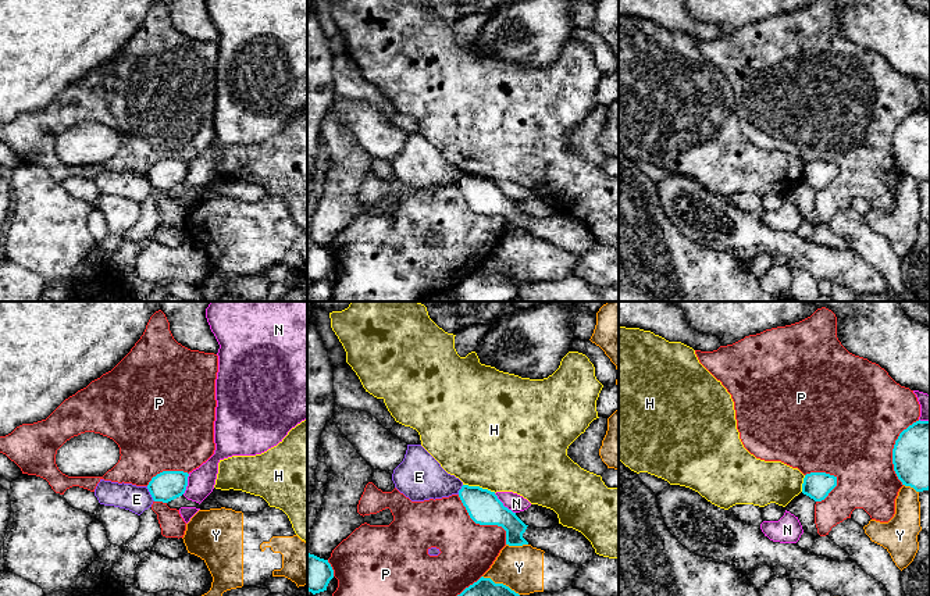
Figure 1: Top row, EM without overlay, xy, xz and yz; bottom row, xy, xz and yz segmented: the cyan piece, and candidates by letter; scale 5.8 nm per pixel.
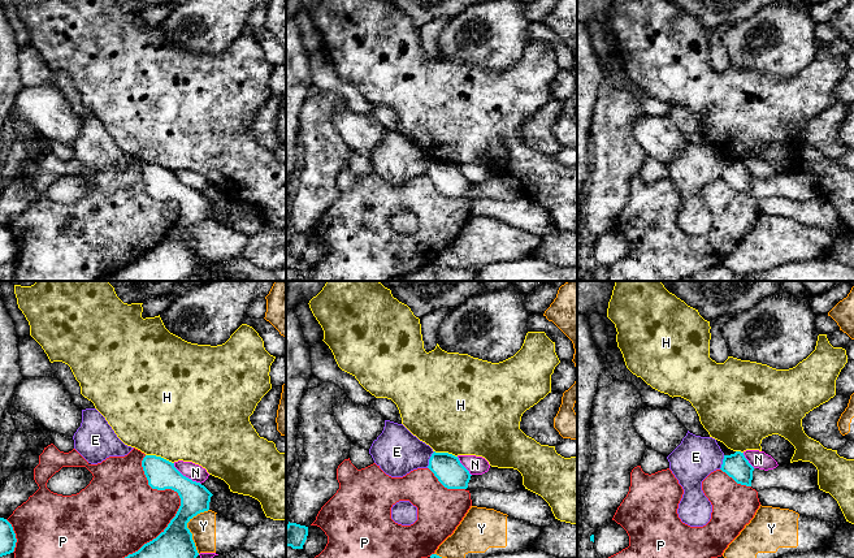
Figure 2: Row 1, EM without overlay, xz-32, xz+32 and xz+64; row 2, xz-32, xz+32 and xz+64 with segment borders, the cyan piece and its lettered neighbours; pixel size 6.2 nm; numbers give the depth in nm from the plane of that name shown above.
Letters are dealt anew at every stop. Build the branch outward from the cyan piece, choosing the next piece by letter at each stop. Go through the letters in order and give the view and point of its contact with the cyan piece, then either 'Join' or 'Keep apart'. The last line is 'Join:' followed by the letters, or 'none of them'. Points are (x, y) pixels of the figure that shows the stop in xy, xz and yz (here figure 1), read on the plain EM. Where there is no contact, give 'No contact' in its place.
E: Touches cyan at xy (150, 182). Keep apart
H: Touches cyan at xz (478, 175). Keep apart
N: Touches cyan at xz (502, 193). Keep apart
P: Touches cyan at xz (483, 213). Keep apart
Y: Touches cyan at xz (501, 272). Keep apart
Join: none of them

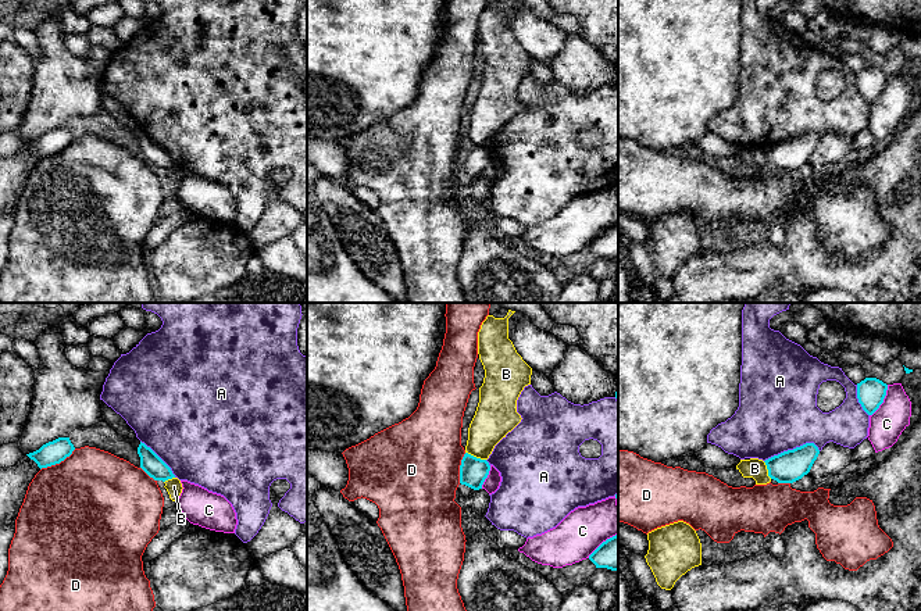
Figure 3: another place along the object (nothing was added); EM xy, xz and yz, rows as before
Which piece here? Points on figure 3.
A: Touches cyan at yz (793, 138). Keep apart
B: Touches cyan at xz (475, 146). Keep apart
C: Touches cyan at yz (882, 89). Keep apart
D: Touches cyan at xy (57, 152). Keep apart
Join: none of them

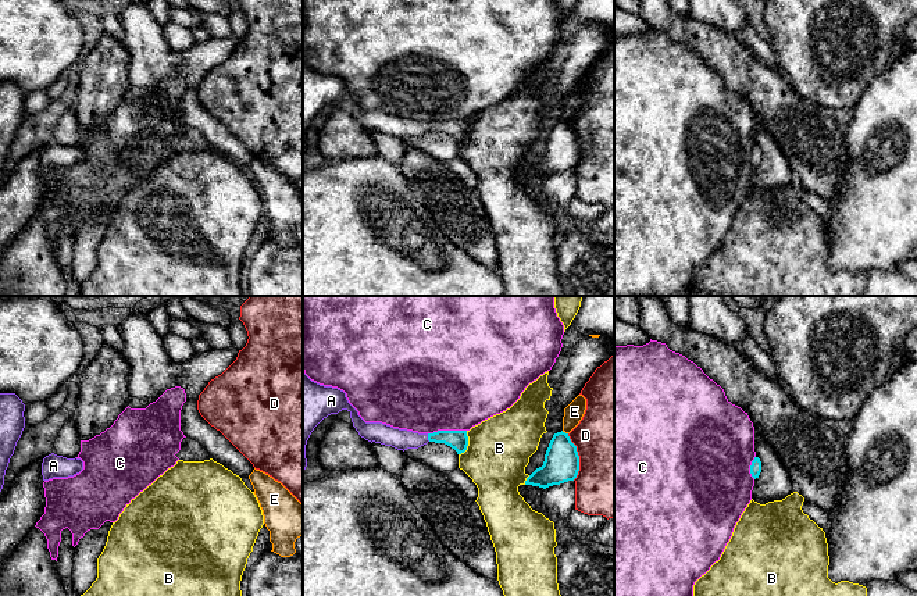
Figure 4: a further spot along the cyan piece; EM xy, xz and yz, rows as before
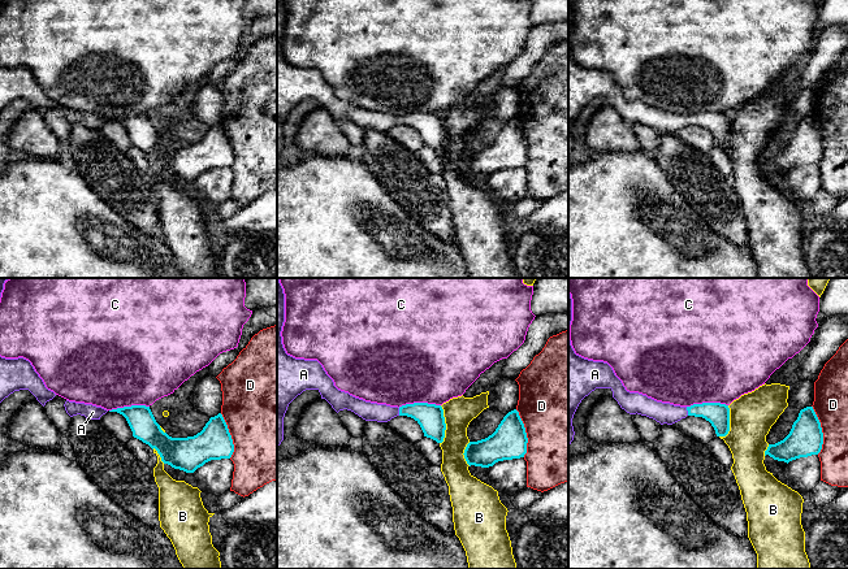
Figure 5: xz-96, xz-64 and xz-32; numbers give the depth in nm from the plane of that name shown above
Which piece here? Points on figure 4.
A: Touches cyan at xz (428, 127). Join
B: Touches cyan at xz (467, 132). Keep apart
C: Touches cyan at xz (446, 120). Keep apart
D: Touches cyan at xz (578, 146). Keep apart
E: Touches cyan at xz (564, 121). Keep apart
Join: A

